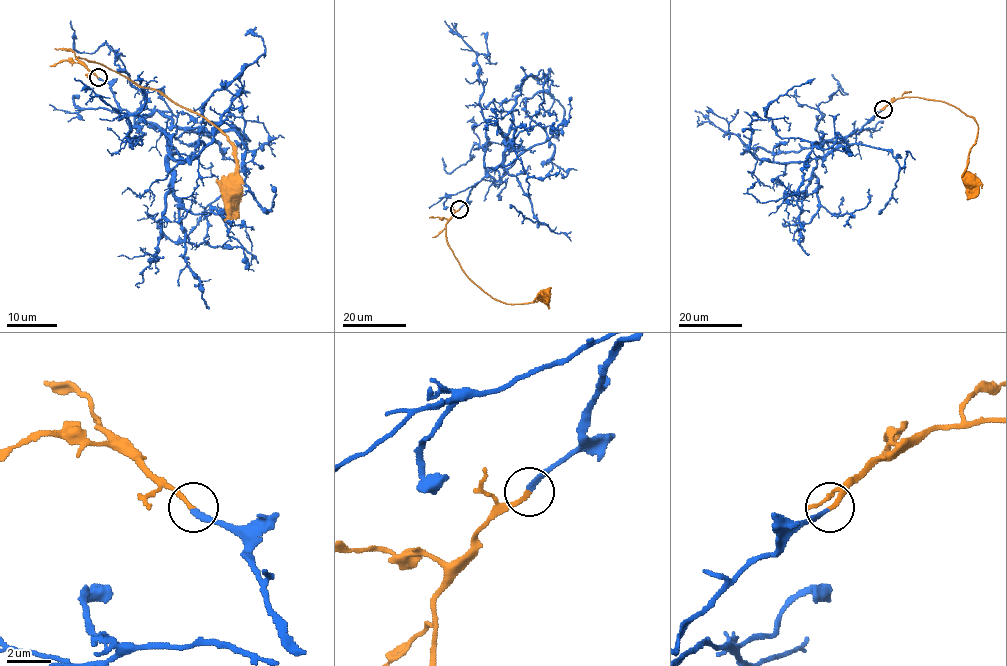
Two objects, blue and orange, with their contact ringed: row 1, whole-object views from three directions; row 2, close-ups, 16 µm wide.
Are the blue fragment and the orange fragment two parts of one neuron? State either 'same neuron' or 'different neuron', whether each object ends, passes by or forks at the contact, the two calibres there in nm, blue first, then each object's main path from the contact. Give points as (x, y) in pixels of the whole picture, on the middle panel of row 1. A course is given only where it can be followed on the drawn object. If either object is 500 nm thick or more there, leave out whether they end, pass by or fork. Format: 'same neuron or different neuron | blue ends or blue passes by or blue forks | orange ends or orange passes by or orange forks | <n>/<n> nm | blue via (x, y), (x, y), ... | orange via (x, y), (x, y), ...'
same neuron | blue ends | orange ends | 220/200 nm | blue via (459, 209), (485, 177), (497, 180), (545, 140), (526, 107), (537, 93), (547, 92), (564, 110), (559, 141) | orange via (459, 209), (446, 224), (447, 243), (464, 272), (493, 298), (510, 304), (536, 302), (542, 295)

